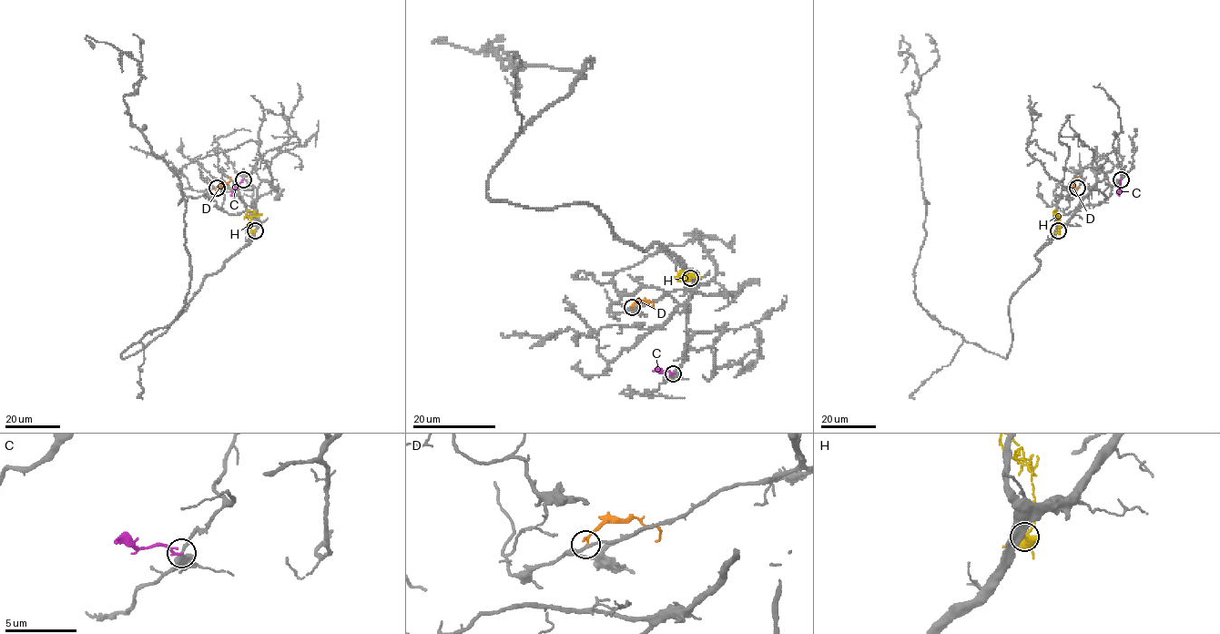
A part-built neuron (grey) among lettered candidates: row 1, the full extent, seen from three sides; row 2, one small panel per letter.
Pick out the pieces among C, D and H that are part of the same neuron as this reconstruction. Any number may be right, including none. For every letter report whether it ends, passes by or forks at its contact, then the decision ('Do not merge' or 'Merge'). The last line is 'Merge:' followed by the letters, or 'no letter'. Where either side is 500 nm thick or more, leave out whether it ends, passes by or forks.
C: It passes by. Do not merge
D: It ends there. Do not merge
H: It ends there. Do not merge
Merge: no letter

